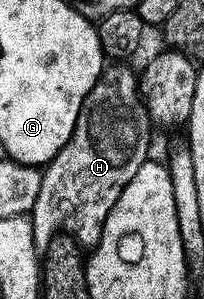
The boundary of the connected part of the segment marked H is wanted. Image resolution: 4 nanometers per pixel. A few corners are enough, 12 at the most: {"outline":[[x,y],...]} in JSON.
{"outline":[[95,86],[42,170],[40,252],[97,246],[147,165],[152,123],[129,88]]}

